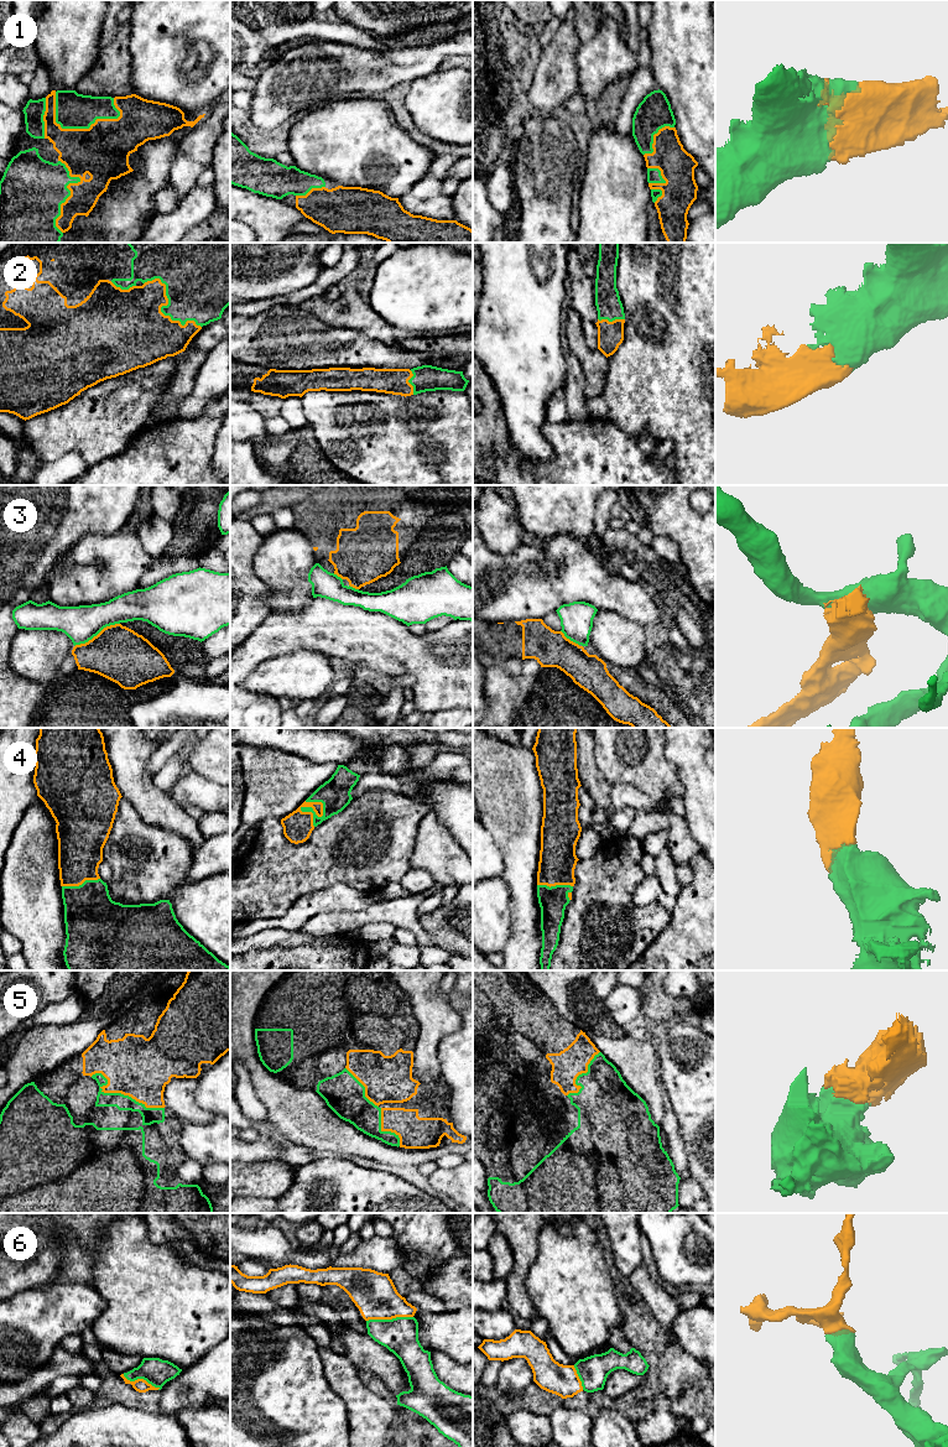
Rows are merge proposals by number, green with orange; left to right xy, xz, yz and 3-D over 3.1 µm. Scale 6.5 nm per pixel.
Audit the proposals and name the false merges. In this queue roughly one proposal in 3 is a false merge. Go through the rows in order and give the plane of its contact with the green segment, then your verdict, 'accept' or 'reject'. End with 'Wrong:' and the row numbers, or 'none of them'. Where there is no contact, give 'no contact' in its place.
1: contact in xy; accept
2: contact in xy; accept
3: contact in xy; reject
4: contact in xz; accept
5: contact in xy; accept
6: contact in xz; accept
Wrong: 3

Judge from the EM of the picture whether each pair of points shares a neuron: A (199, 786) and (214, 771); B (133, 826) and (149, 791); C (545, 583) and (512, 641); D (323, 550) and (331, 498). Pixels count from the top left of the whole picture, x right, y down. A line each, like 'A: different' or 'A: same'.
A: different
B: different
C: different
D: same

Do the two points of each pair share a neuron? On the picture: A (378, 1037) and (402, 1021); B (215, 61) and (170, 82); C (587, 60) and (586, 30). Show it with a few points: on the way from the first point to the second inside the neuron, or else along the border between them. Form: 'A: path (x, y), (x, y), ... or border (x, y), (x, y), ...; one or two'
A: path (384, 1031), (396, 1021); one
B: path (204, 60), (191, 60), (180, 71); one
C: border (604, 19), (598, 26), (597, 32), (582, 45); two

